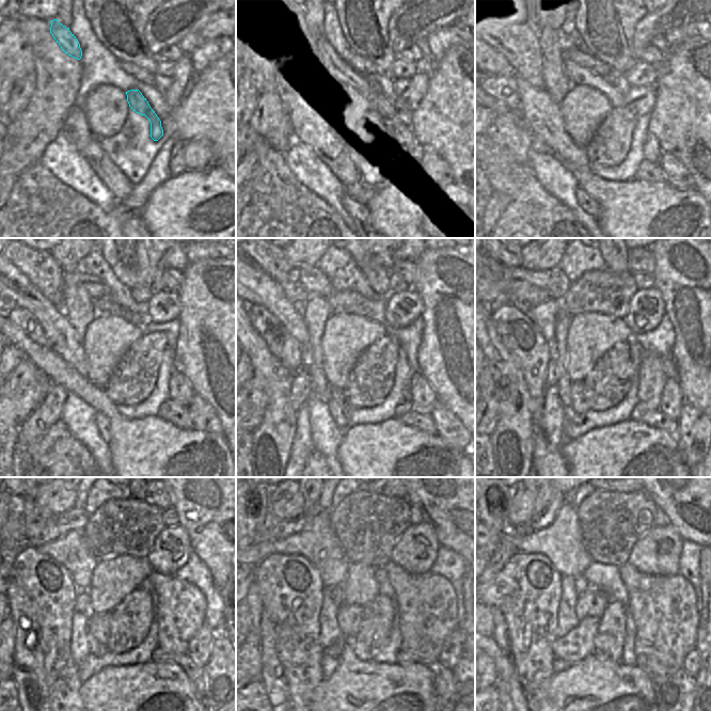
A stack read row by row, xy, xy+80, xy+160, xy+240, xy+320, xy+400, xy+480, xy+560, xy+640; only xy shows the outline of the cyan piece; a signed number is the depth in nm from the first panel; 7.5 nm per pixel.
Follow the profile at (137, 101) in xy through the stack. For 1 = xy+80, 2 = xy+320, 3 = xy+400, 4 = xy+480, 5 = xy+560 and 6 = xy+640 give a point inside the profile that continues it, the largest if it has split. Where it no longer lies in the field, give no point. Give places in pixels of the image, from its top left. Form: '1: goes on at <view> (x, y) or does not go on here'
1: goes on at xy+80 (335, 66)
2: goes on at xy+320 (422, 396)
3: goes on at xy+400 (672, 399)
4: goes on at xy+480 (200, 648)
5: goes on at xy+560 (452, 651)
6: goes on at xy+640 (692, 664)

